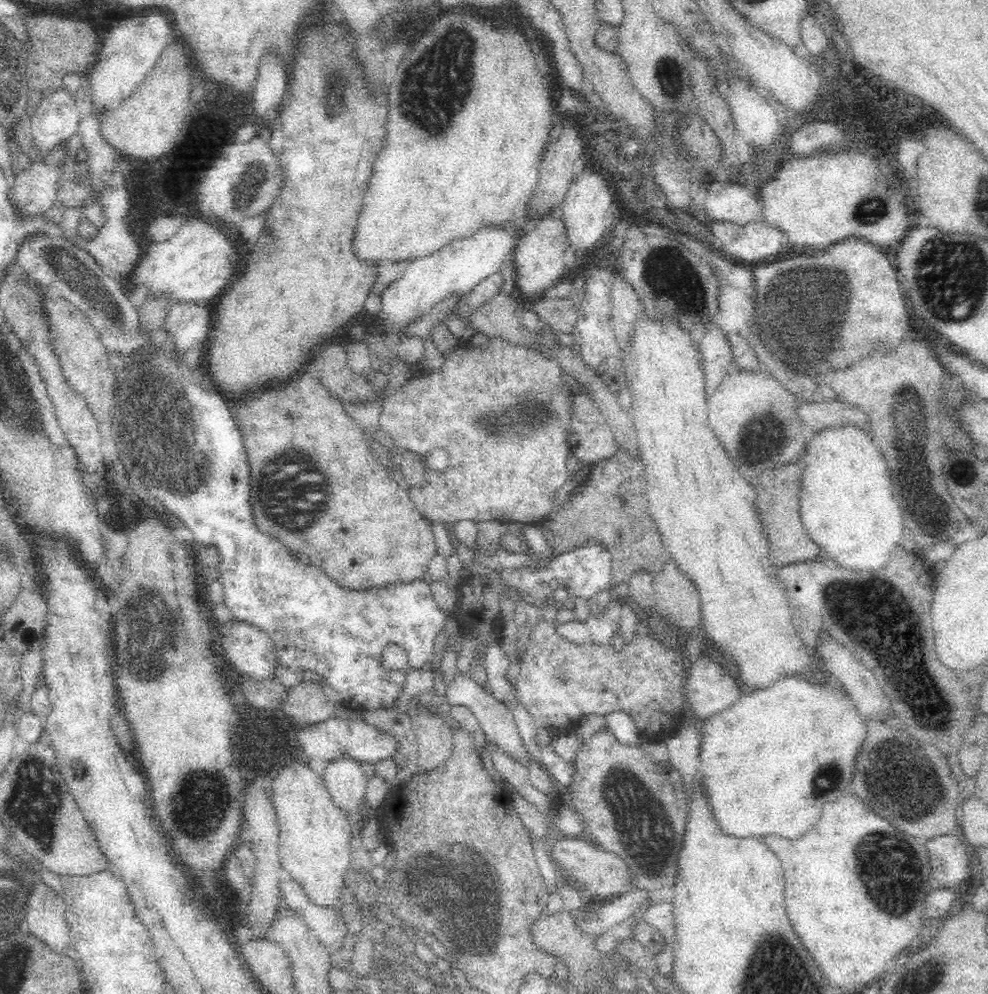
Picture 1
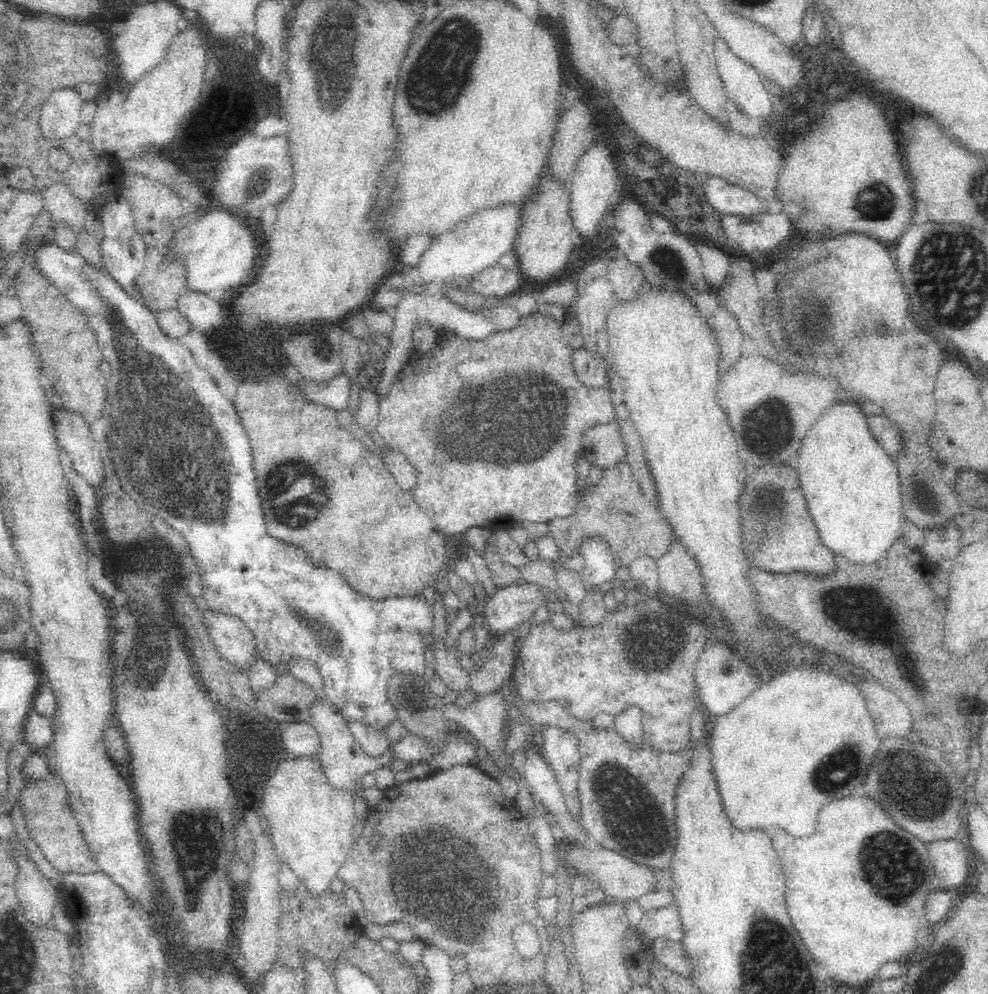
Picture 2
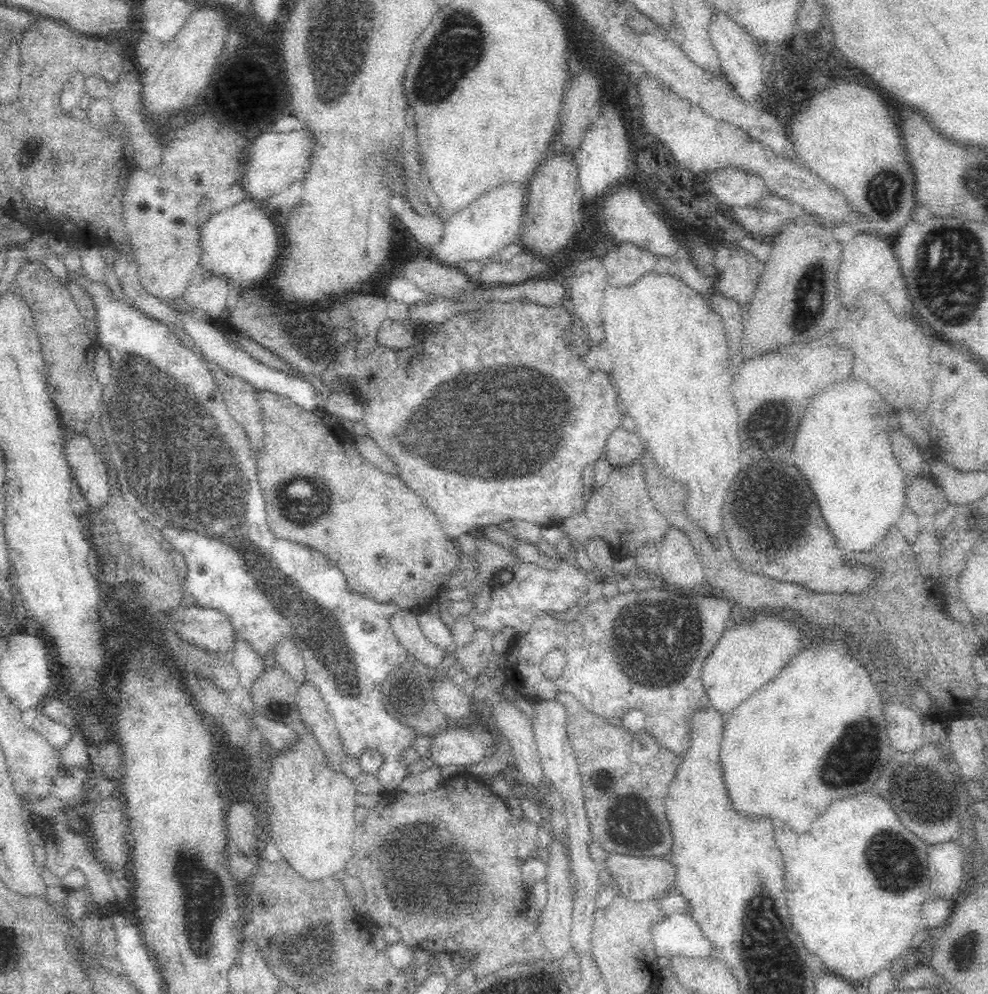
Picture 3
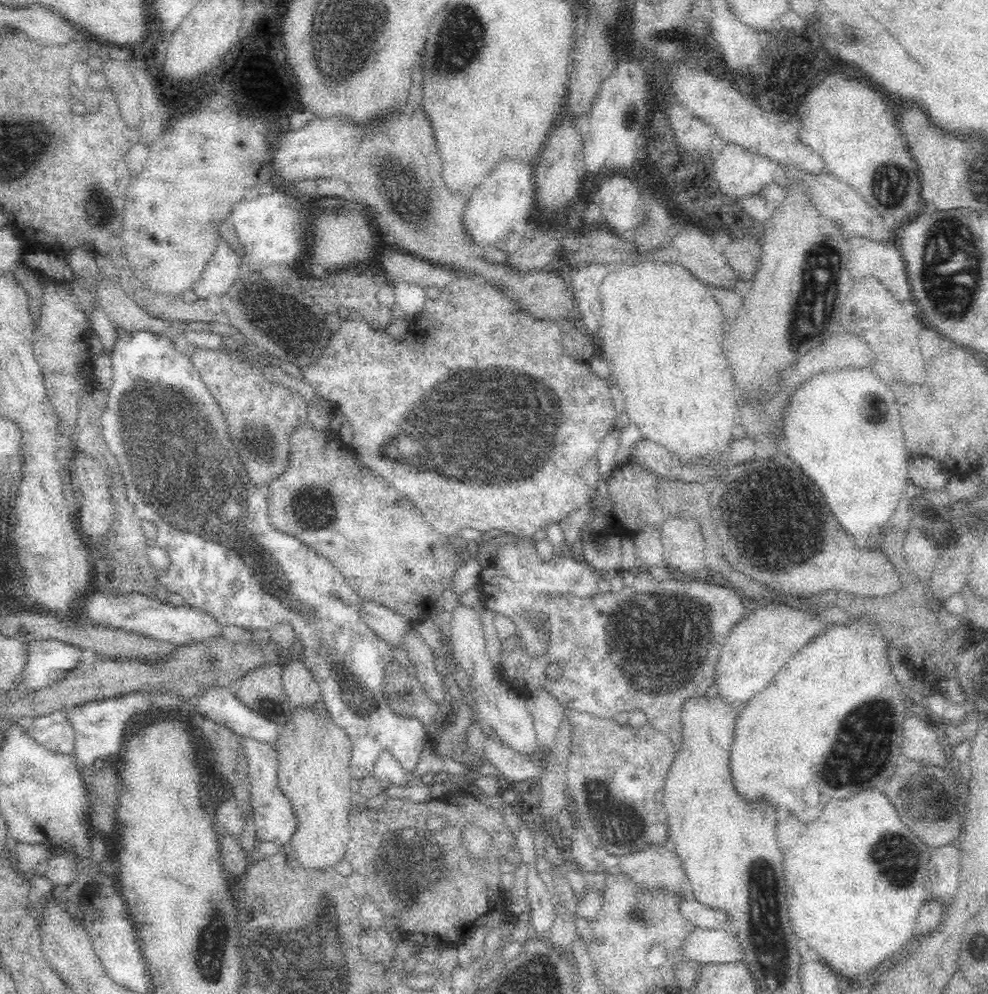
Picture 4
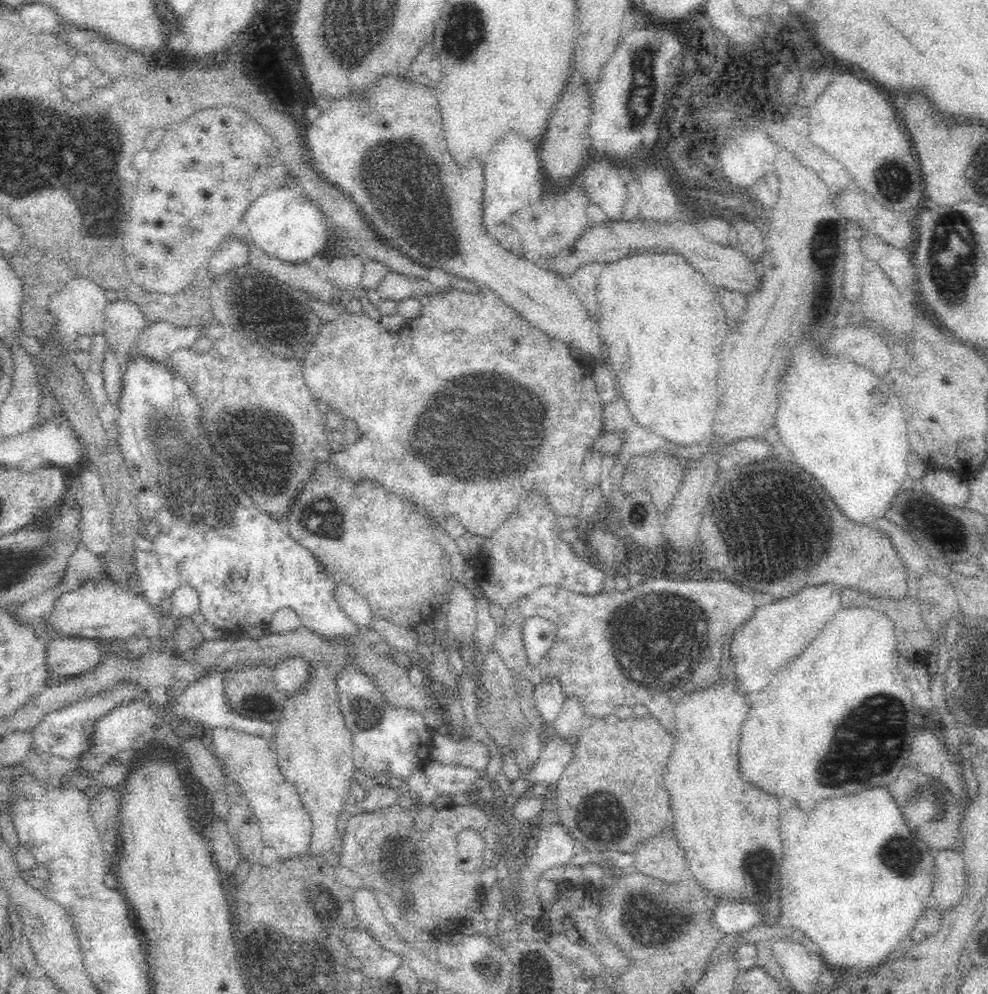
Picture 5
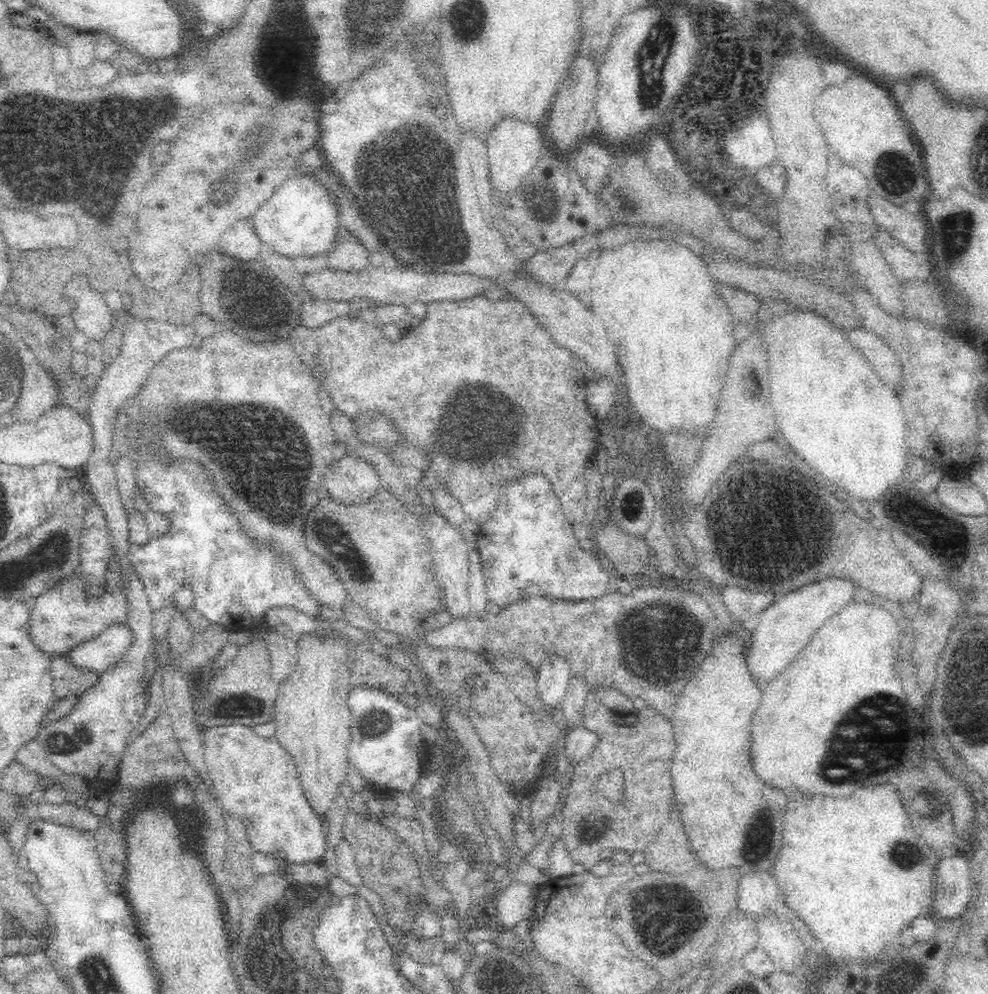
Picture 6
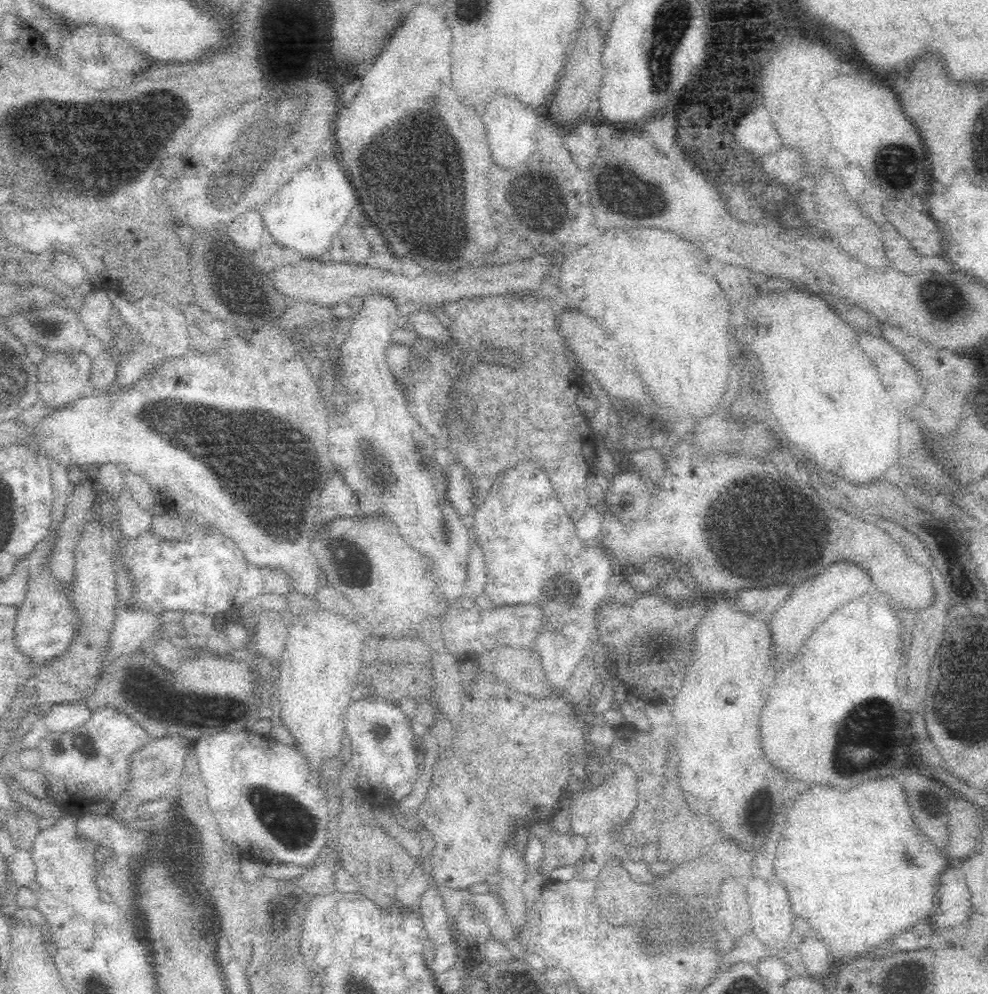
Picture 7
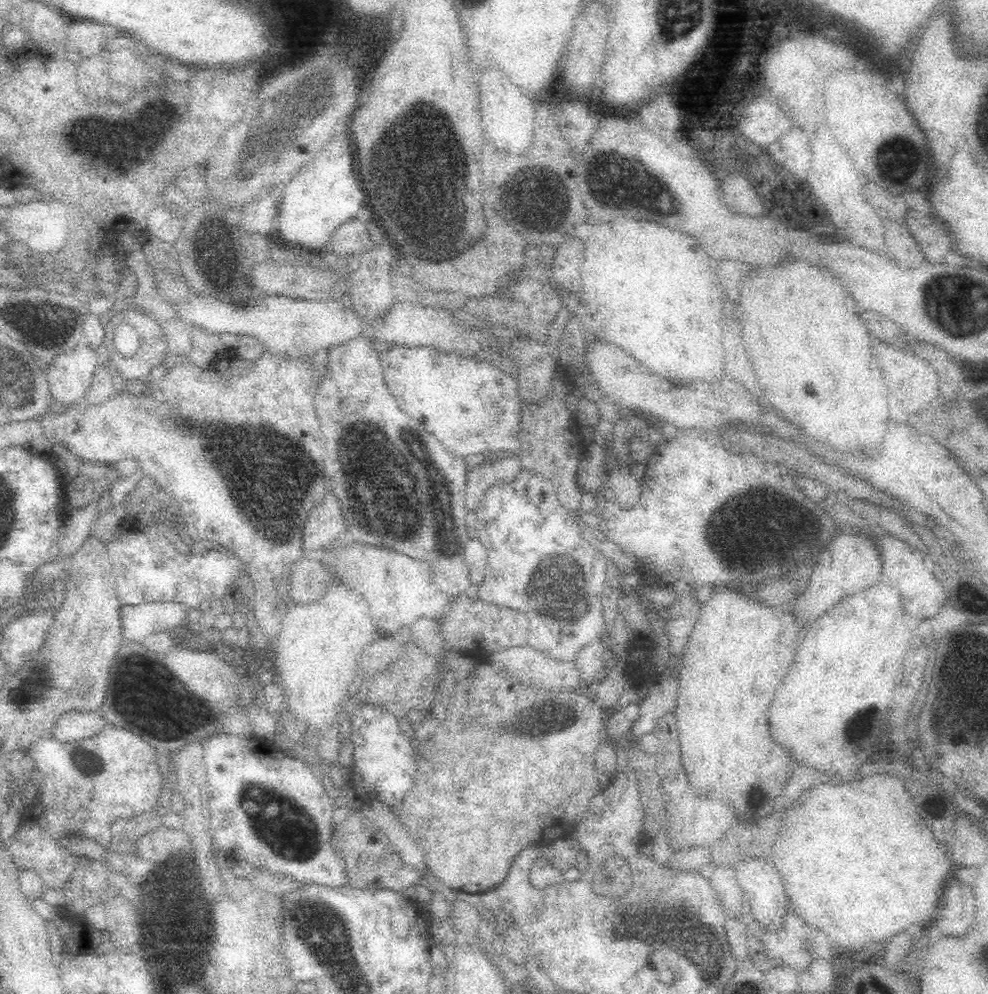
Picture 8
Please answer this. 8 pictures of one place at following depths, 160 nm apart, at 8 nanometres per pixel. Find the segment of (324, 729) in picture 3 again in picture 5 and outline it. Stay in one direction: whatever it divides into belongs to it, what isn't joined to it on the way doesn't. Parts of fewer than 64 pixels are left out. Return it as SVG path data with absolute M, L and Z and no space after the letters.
M289 655L275 662L273 679L275 687L286 697L295 692L306 678L310 662L298 655Z

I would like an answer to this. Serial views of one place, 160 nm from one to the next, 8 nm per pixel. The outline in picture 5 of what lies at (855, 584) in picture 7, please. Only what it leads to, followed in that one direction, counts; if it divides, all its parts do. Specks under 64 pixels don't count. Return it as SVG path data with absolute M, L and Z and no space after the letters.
M834 584L808 586L784 600L778 600L776 604L758 608L732 642L732 658L736 664L736 676L742 680L742 688L748 692L764 690L778 668L794 660L806 648L806 644L814 640L824 622L830 620L830 616L834 616L834 612L840 608L842 594Z

